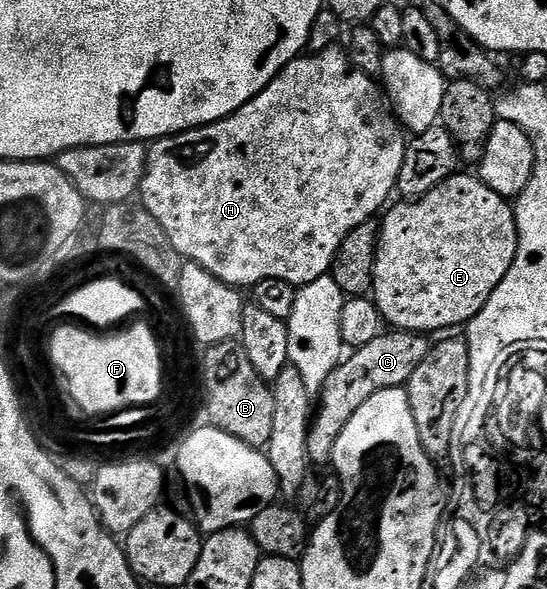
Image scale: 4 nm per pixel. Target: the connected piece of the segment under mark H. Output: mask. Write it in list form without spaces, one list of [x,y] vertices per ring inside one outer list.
[[[337,46],[291,60],[254,99],[246,102],[246,106],[239,108],[232,116],[155,141],[148,148],[148,161],[138,196],[145,210],[160,223],[170,238],[174,250],[178,250],[185,261],[202,266],[214,274],[214,278],[231,284],[237,290],[251,289],[266,278],[282,278],[282,282],[301,286],[329,275],[338,254],[338,246],[342,246],[346,234],[354,230],[354,226],[362,226],[362,222],[373,219],[377,215],[375,212],[379,213],[389,203],[388,195],[396,192],[405,147],[406,132],[398,126],[397,119],[390,111],[381,85],[373,77],[362,74],[362,70],[355,68],[347,51]]]

